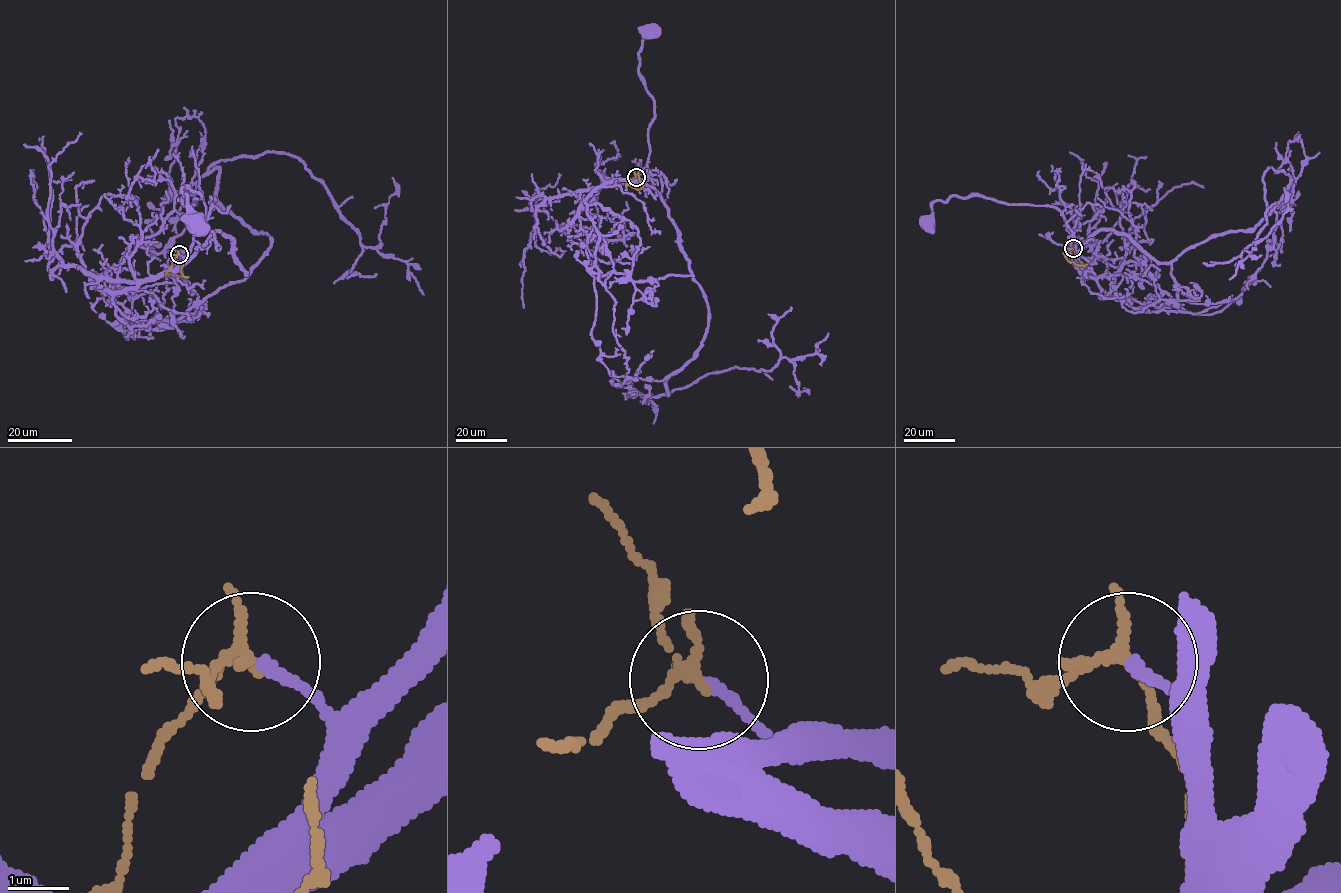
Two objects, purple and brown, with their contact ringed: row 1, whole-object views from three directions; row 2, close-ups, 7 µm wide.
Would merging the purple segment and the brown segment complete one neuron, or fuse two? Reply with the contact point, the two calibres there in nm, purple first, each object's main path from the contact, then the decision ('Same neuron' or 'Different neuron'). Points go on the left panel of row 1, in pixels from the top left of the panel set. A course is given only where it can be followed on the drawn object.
Place: (179, 254). Thickness 170 nm (purple) against 180 nm. Course of purple: (178, 255), (183, 257), (188, 252), (195, 221), (194, 199), (202, 198), (190, 188), (182, 188), (197, 226). Course of brown: (178, 255), (165, 272), (186, 278), (181, 272), (182, 260). Different neuron

